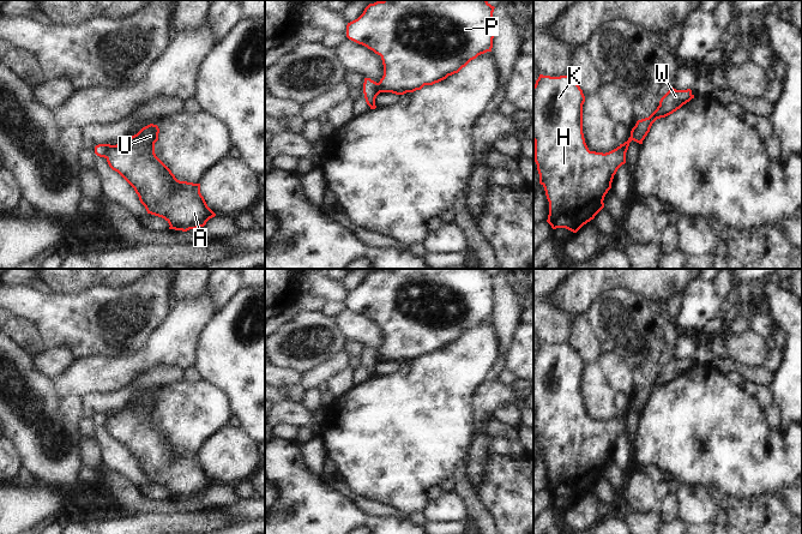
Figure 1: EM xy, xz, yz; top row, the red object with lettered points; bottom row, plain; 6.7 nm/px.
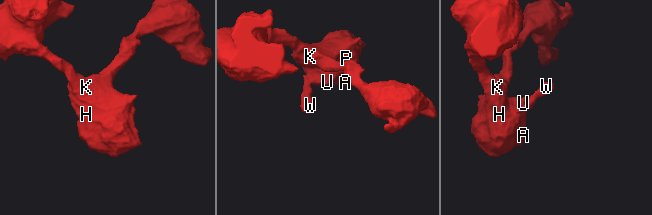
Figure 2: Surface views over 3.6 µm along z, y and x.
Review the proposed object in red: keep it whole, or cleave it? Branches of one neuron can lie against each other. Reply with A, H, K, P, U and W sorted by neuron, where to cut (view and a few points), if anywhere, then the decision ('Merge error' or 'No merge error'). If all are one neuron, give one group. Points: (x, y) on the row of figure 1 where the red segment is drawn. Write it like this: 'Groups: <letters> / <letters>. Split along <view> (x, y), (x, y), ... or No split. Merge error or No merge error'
Groups: A H K P U / W. Split along xy (110, 145), (109, 154), (106, 157). Merge error.

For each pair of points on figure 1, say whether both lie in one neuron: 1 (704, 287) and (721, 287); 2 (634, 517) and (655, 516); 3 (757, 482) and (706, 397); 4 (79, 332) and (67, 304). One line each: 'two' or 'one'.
1: two
2: one
3: one
4: one

